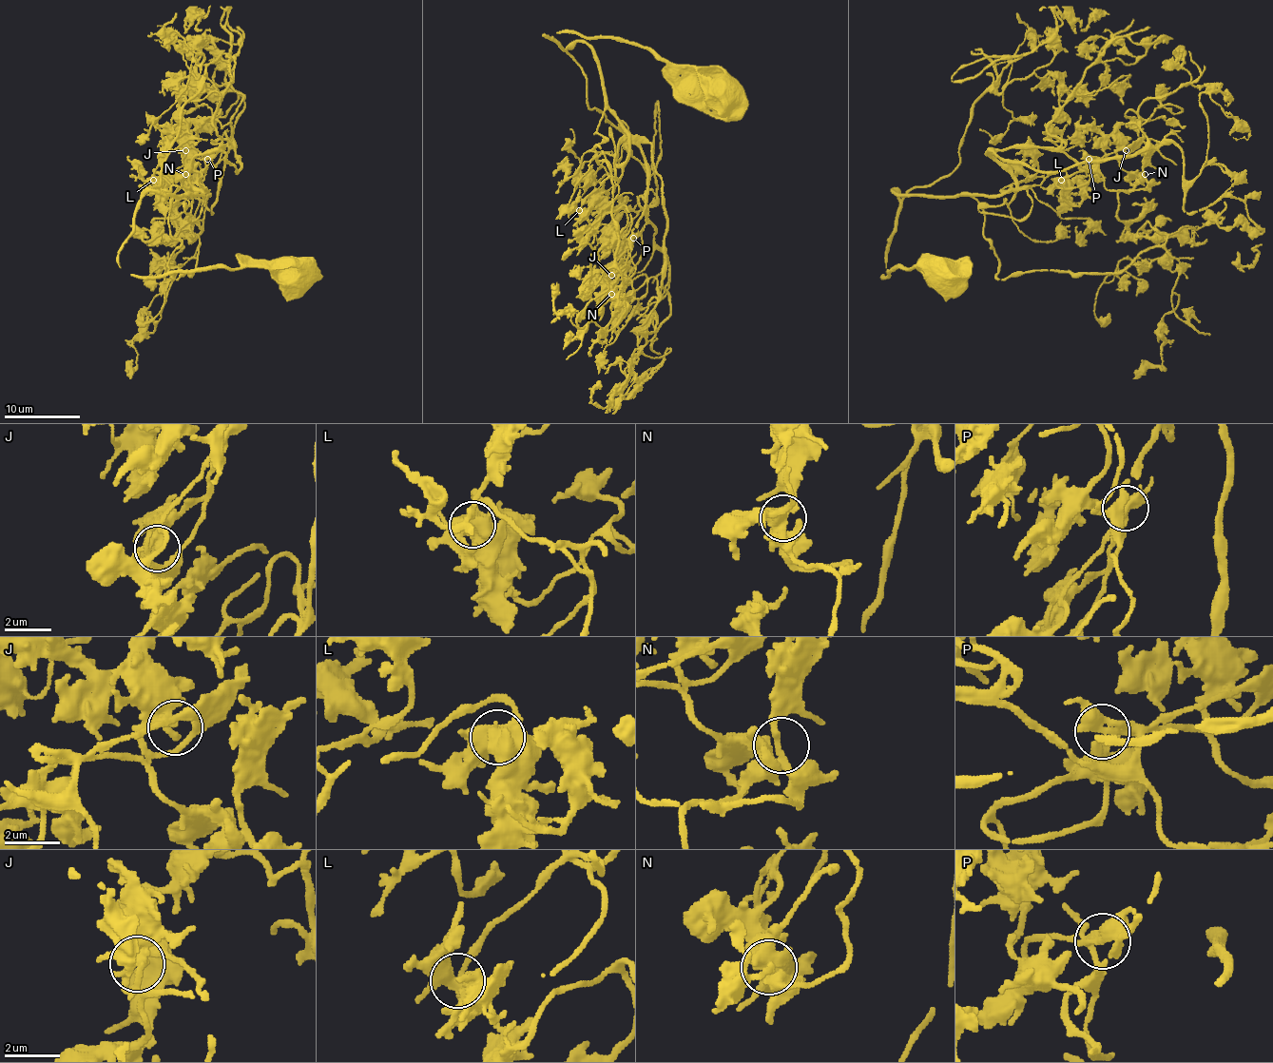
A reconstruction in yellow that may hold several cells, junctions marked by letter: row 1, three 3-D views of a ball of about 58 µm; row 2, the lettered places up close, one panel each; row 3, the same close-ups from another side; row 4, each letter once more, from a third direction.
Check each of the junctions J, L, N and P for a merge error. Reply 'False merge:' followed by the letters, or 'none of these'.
False merge: none of these

